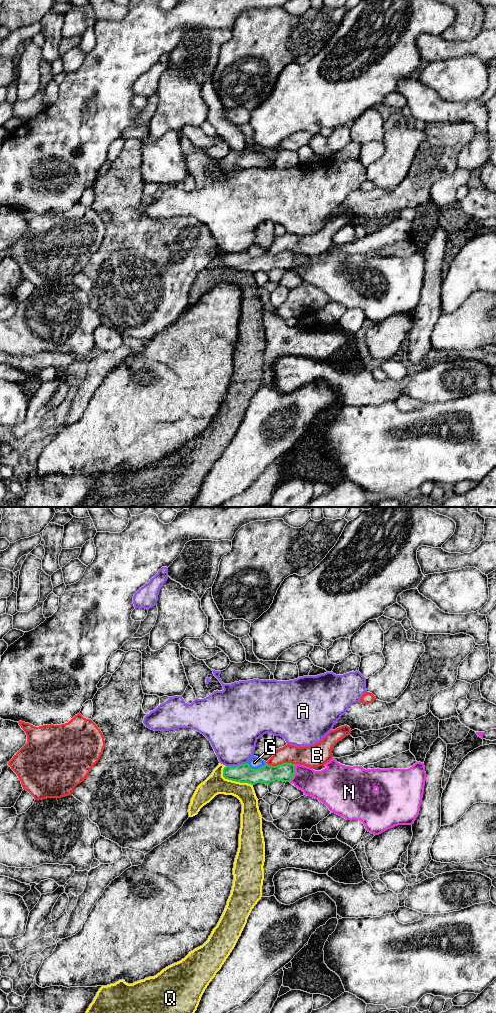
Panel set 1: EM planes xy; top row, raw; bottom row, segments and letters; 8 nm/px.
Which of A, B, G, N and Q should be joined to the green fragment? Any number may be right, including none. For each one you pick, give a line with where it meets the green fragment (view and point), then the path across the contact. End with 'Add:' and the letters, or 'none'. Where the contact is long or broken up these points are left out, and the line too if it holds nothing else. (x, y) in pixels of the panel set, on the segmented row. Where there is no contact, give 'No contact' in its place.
Add: none

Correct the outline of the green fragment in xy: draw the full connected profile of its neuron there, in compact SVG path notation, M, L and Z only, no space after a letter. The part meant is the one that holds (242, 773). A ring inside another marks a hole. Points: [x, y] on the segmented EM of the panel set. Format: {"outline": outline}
{"outline": "M245 763L238 766L226 766L223 769L225 779L251 785L257 783L269 785L276 780L290 782L294 774L295 764L292 763L283 763L277 766L266 763L258 769L252 769L248 763Z"}

